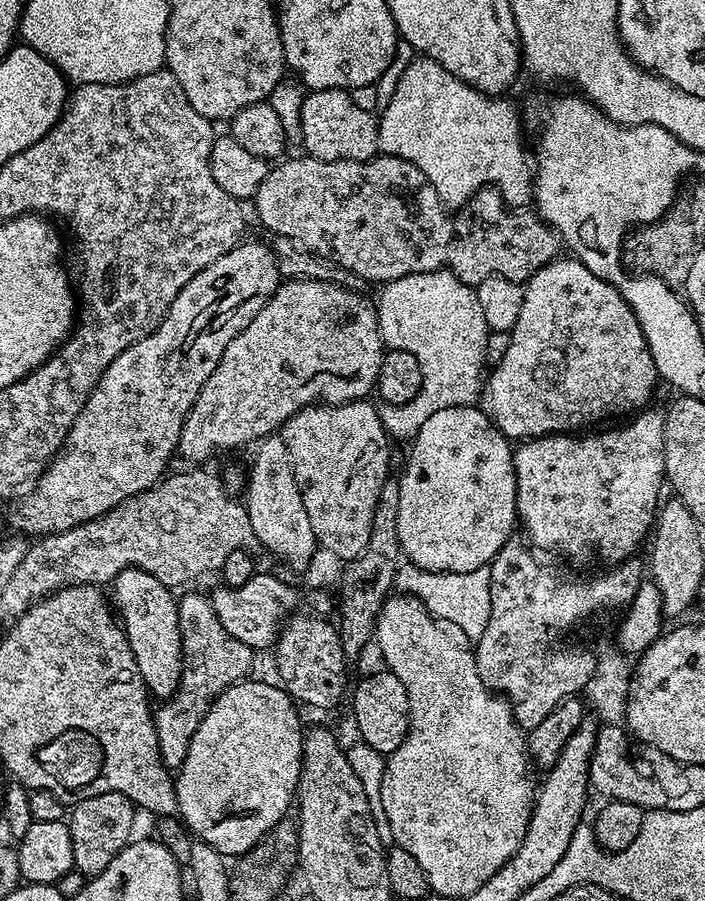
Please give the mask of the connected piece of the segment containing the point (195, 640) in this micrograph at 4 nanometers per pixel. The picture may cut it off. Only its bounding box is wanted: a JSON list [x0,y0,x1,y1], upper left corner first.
[154,592,253,770]

